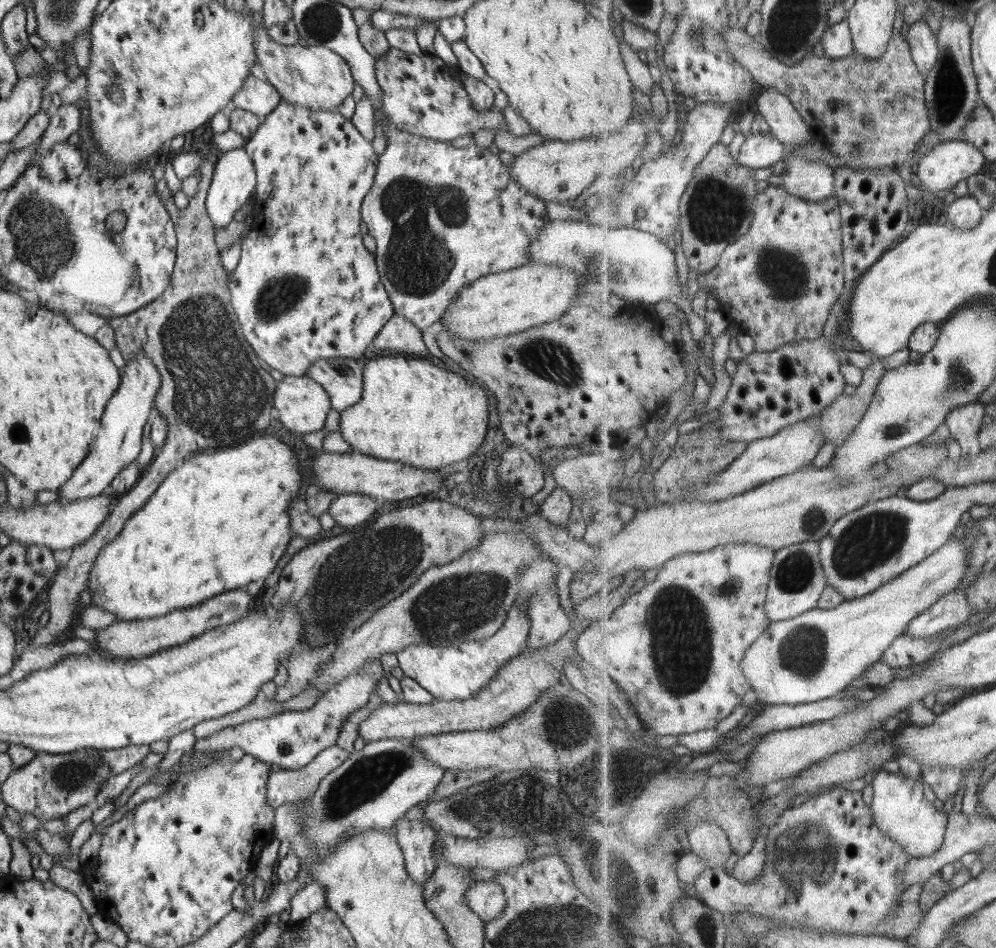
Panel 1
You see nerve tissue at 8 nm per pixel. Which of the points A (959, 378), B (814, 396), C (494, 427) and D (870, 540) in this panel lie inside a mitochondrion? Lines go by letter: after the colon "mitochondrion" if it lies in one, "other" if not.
A: mitochondrion
B: other
C: other
D: mitochondrion

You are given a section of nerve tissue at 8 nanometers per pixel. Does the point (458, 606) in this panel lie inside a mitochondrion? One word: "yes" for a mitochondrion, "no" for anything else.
yes

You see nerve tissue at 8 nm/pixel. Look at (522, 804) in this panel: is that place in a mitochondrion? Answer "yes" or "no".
yes

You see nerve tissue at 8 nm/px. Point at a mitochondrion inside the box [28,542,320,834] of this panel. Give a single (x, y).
(74, 774)

